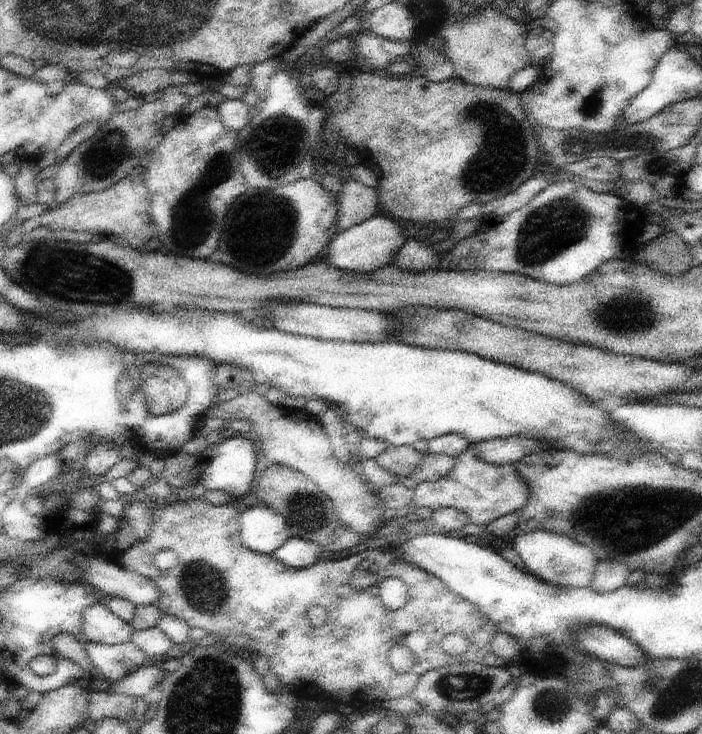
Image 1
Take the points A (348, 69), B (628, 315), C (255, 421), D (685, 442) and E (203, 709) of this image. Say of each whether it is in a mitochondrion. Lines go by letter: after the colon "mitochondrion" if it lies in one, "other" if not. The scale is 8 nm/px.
A: other
B: mitochondrion
C: other
D: other
E: mitochondrion

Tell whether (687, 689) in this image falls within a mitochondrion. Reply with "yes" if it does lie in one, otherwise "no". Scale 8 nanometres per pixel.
yes

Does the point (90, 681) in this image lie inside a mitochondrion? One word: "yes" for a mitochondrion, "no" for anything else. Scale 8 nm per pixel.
no

